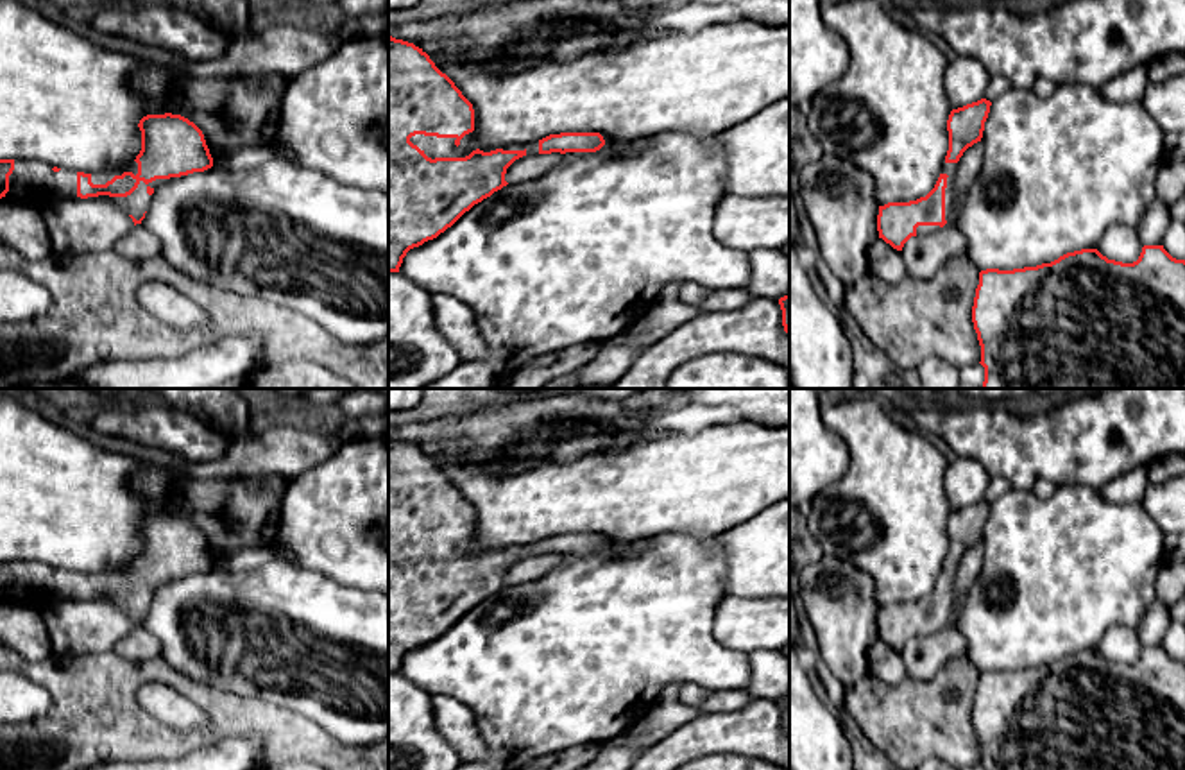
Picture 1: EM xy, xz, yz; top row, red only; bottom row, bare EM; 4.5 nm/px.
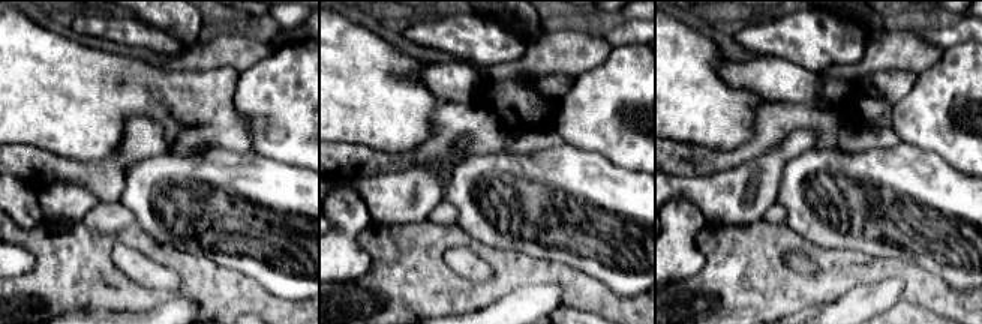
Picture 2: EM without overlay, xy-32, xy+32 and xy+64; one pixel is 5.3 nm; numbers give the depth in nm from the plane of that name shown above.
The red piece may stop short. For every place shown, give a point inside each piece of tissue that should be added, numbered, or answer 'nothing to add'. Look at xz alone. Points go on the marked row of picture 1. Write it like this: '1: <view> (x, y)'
1: xz (434, 147)

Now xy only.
1: xy (136, 203)

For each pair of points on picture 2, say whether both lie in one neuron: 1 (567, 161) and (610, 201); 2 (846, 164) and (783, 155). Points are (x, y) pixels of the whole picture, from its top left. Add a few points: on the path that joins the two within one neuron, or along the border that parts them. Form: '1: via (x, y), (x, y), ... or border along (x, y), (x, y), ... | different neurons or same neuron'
1: via (577, 171), (600, 194) | same neuron
2: border along (813, 147), (786, 162) | different neurons

